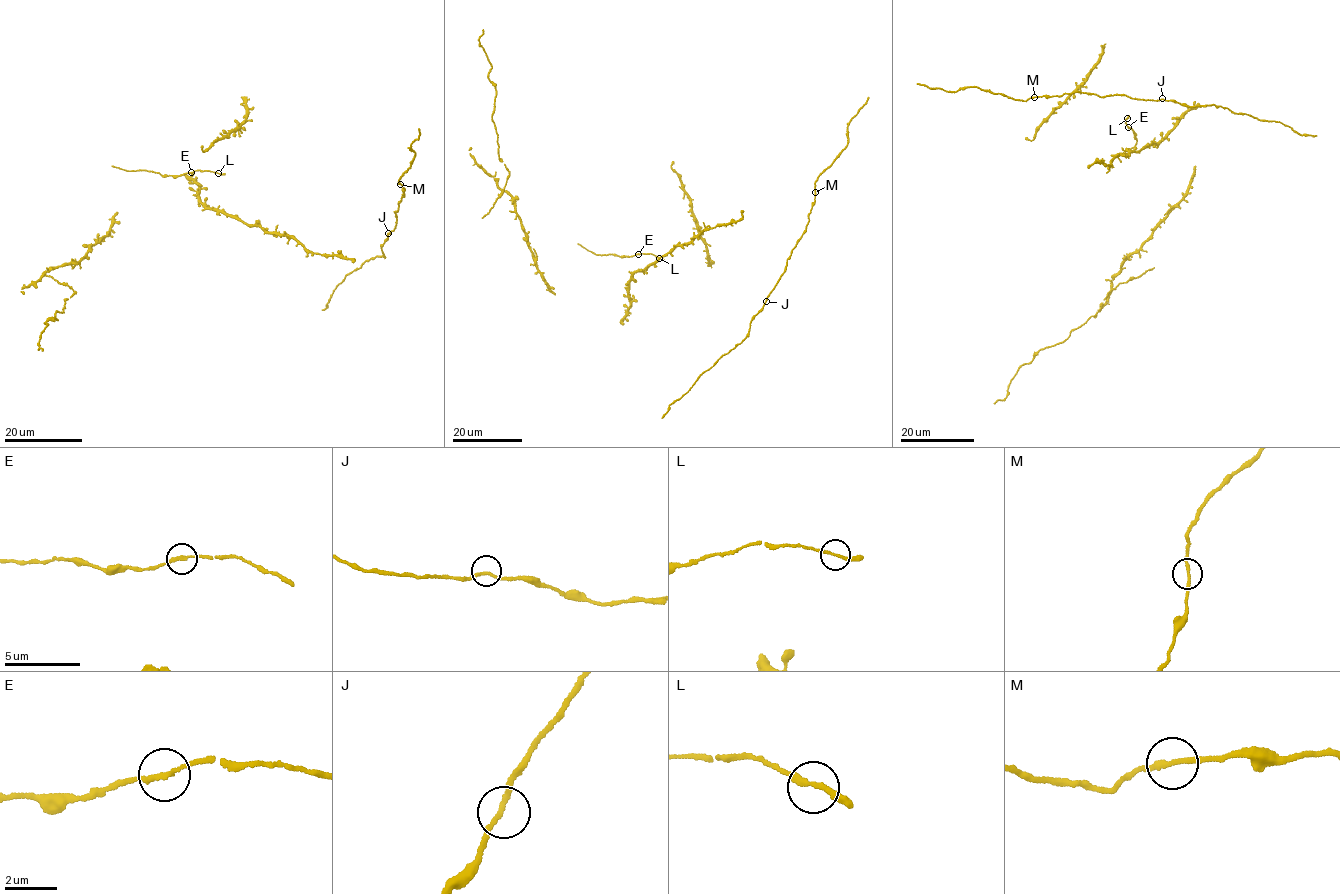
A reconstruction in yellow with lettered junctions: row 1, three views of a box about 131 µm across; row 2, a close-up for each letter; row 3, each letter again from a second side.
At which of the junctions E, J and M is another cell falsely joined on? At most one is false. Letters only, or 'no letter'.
no letter

